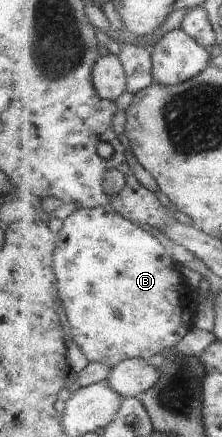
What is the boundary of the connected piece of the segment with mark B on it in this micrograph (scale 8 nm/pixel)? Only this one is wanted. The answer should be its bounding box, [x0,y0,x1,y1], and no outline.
[54,206,199,368]

